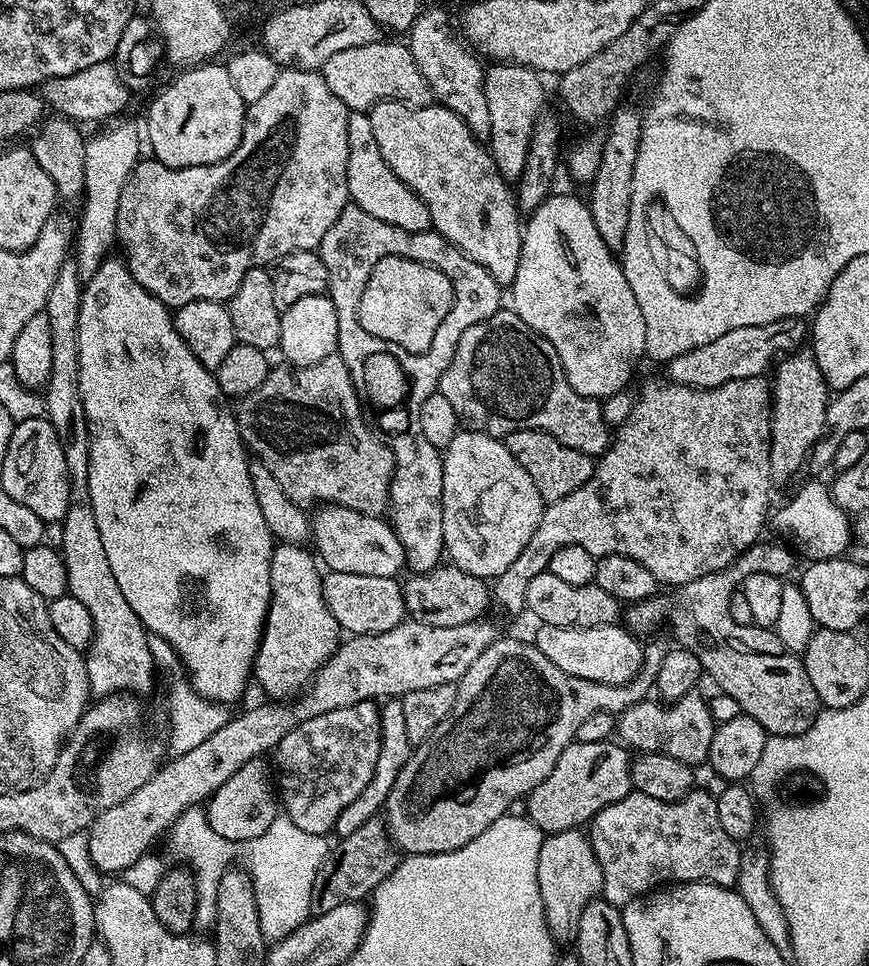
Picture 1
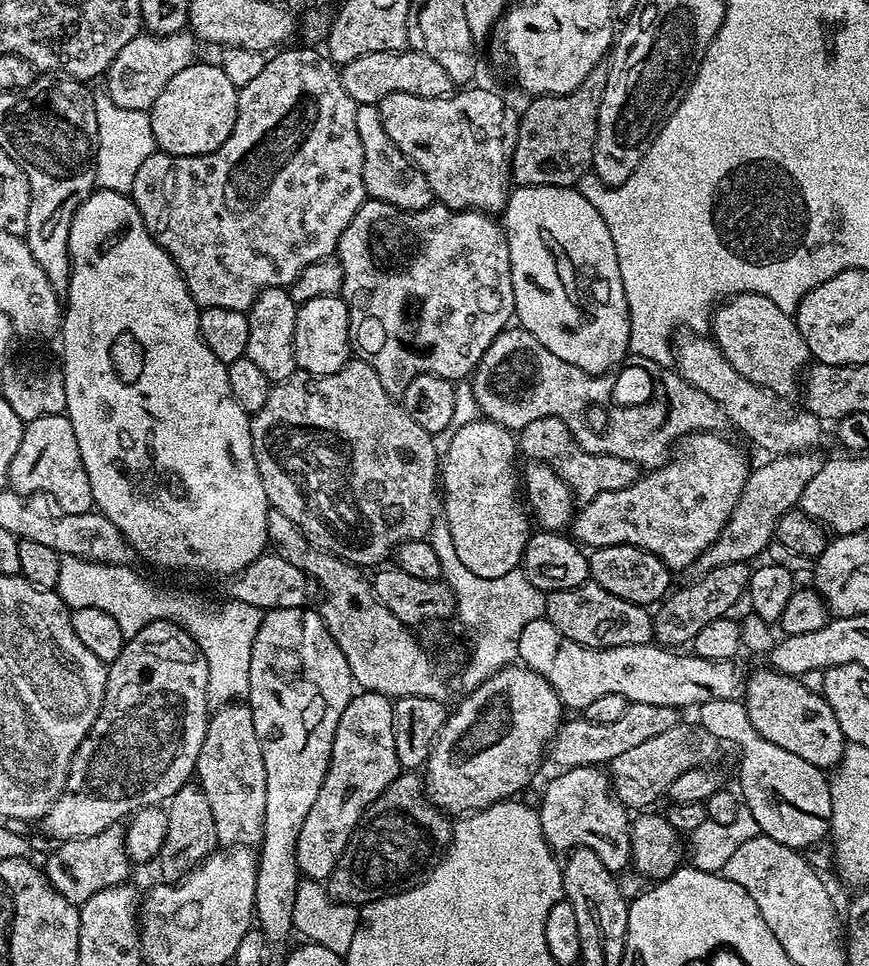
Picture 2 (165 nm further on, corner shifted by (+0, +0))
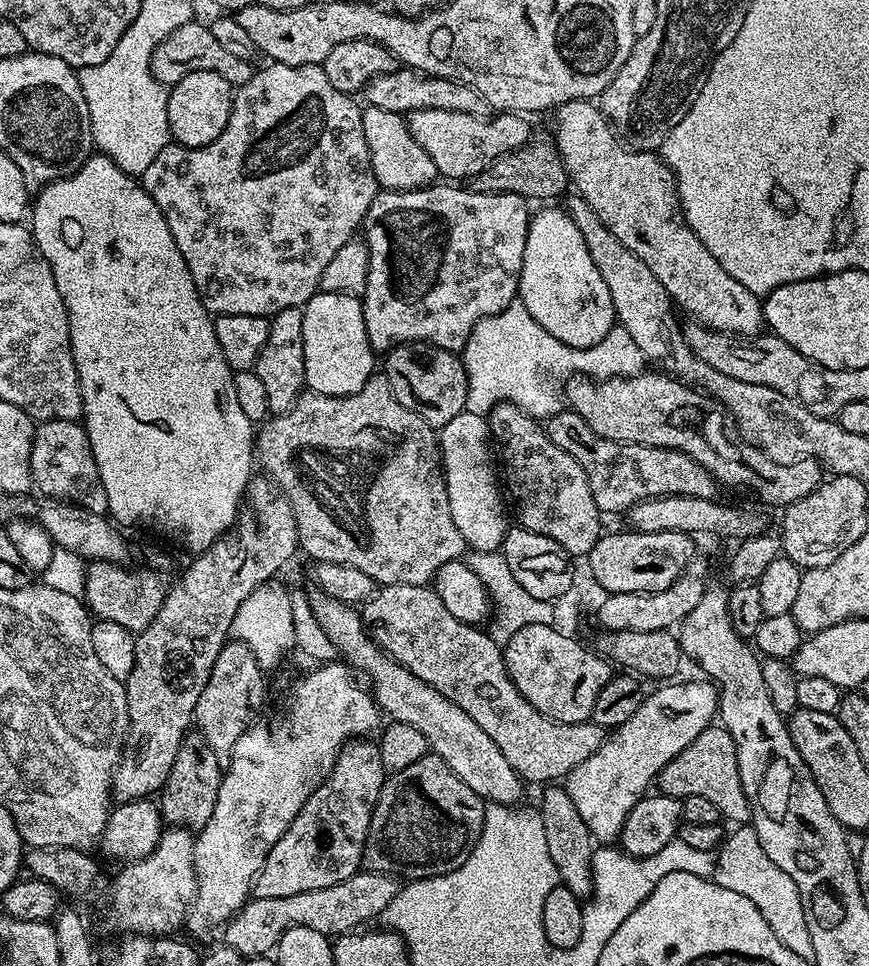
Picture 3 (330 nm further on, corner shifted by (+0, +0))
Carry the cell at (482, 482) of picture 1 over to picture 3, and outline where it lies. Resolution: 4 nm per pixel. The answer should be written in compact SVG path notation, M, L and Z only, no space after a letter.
M467 410L454 414L454 418L450 418L450 422L446 422L444 427L439 429L438 439L444 466L444 481L450 498L450 518L454 518L458 534L462 534L465 545L473 552L497 551L503 545L510 520L504 517L506 500L498 483L494 456L490 451L487 419Z

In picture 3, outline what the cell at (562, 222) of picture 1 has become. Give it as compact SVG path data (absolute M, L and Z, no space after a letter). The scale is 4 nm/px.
M544 206L540 213L533 215L528 221L526 234L526 250L522 258L522 274L520 275L519 303L530 310L530 318L546 330L546 334L554 334L558 342L571 348L589 348L606 334L617 323L614 302L610 302L610 289L602 282L602 274L598 274L598 266L594 266L594 258L590 258L590 250L586 250L586 242L582 238L582 230L574 226L567 211L563 207Z

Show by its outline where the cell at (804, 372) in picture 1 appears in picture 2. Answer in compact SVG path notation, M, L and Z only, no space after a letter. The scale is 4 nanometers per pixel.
M753 292L727 297L712 313L710 336L722 350L726 362L730 362L730 366L734 366L742 378L761 384L781 398L787 398L795 388L797 391L798 381L810 360L806 338L802 338L793 313L782 310L776 303L770 302L770 298Z

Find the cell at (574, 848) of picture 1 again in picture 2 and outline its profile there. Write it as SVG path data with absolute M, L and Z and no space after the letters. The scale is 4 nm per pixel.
M599 767L566 768L555 773L544 797L538 803L542 834L557 854L567 854L573 848L589 848L602 858L602 866L617 874L629 867L632 858L630 812L612 794L612 782L607 771Z

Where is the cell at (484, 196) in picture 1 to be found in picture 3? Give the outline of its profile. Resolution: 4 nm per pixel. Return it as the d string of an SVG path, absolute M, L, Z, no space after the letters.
M414 110L407 113L406 119L410 134L430 154L437 173L448 182L468 182L486 171L498 157L524 147L533 135L531 126L524 121L527 119L515 112L475 116L454 110Z

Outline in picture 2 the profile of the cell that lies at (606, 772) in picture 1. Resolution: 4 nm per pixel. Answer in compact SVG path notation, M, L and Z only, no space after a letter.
M678 722L670 726L670 730L662 730L658 738L650 738L626 750L626 754L618 754L610 765L610 779L612 782L612 794L629 810L648 810L653 807L659 796L663 797L674 778L682 778L686 770L691 768L703 768L713 763L716 751L722 748L721 741L714 738L701 728L699 723L684 724Z

